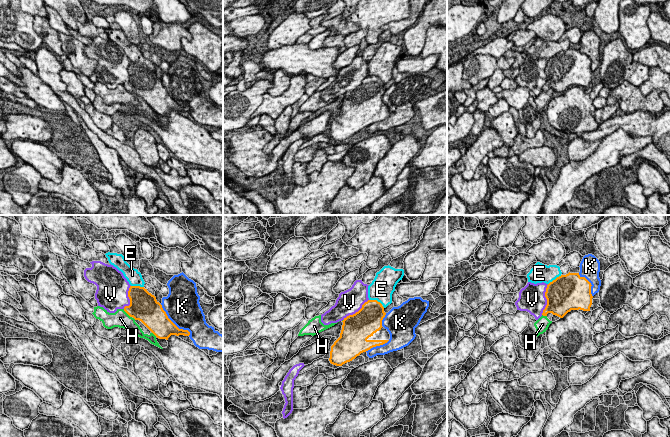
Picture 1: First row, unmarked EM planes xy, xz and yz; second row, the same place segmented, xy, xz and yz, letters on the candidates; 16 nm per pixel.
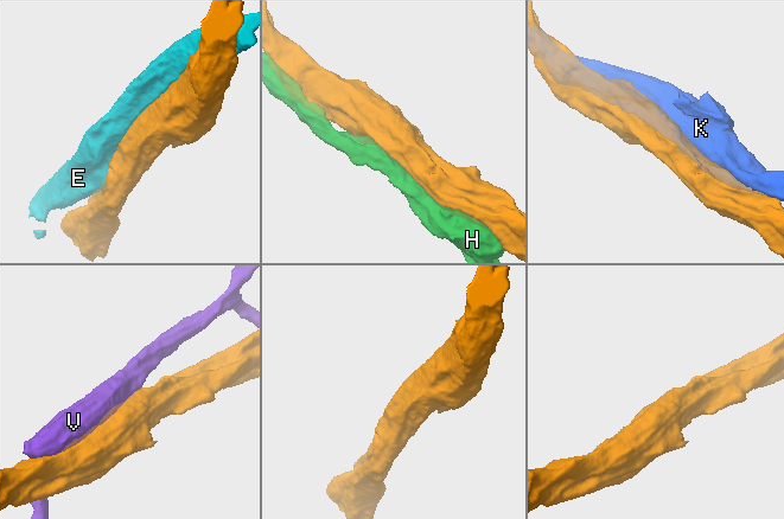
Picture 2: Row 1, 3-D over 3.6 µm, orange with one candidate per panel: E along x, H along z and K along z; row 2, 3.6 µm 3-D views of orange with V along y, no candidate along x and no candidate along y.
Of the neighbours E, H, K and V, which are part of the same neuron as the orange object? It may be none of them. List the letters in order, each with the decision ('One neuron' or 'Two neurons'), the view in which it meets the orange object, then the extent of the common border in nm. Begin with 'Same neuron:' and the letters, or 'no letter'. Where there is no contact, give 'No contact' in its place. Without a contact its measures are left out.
Same neuron: no letter
E: Two neurons. Touches orange in xz. Shared border 240 nm
H: Two neurons. Touches orange in xy. Shared border 200 nm
K: Two neurons. Touches orange in xy. Shared border 700 nm
V: Two neurons. Touches orange in yz. Shared border 500 nm

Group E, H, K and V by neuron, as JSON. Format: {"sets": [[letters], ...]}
{"sets": [["E"], ["H"], ["K"], ["V"]]}

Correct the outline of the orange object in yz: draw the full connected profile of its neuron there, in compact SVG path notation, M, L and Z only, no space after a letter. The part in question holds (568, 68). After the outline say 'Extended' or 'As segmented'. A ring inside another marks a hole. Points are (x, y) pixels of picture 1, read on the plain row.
M579 49L561 51L547 61L547 81L542 91L552 89L563 94L571 86L590 87L592 81L591 59Z. As segmented

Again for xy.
M130 62L128 73L130 81L125 82L124 87L141 97L157 114L168 116L171 111L190 111L188 106L179 105L168 94L156 73L144 63Z. As segmented

